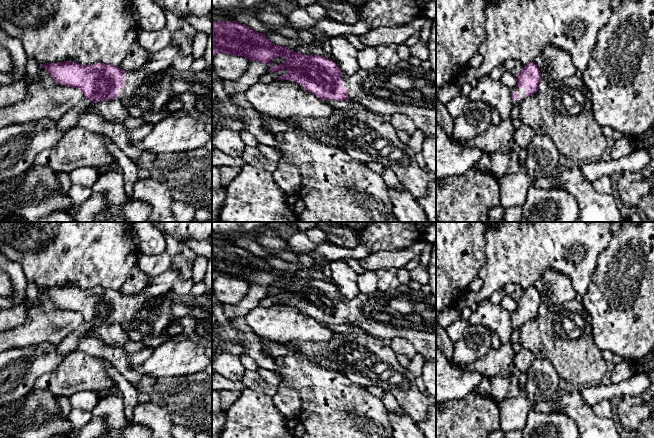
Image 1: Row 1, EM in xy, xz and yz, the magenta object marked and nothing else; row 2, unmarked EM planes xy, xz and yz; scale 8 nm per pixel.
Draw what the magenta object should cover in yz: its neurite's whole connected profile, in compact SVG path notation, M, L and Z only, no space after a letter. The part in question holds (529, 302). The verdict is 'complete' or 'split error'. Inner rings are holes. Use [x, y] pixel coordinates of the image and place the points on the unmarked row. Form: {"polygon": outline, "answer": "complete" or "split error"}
{"polygon": "M533 285L525 289L516 301L518 304L517 309L512 313L511 320L513 329L520 331L525 322L532 320L538 315L541 298L537 289Z", "answer": "split error"}

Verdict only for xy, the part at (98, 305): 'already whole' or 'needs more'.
needs more

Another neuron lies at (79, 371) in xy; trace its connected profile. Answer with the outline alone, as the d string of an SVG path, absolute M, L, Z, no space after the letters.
M79 350L66 356L55 371L40 376L33 389L66 397L83 391L119 393L118 385L107 373L102 359Z

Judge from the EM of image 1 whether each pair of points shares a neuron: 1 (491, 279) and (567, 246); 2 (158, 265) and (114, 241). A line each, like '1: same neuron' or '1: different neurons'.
1: same neuron
2: different neurons

